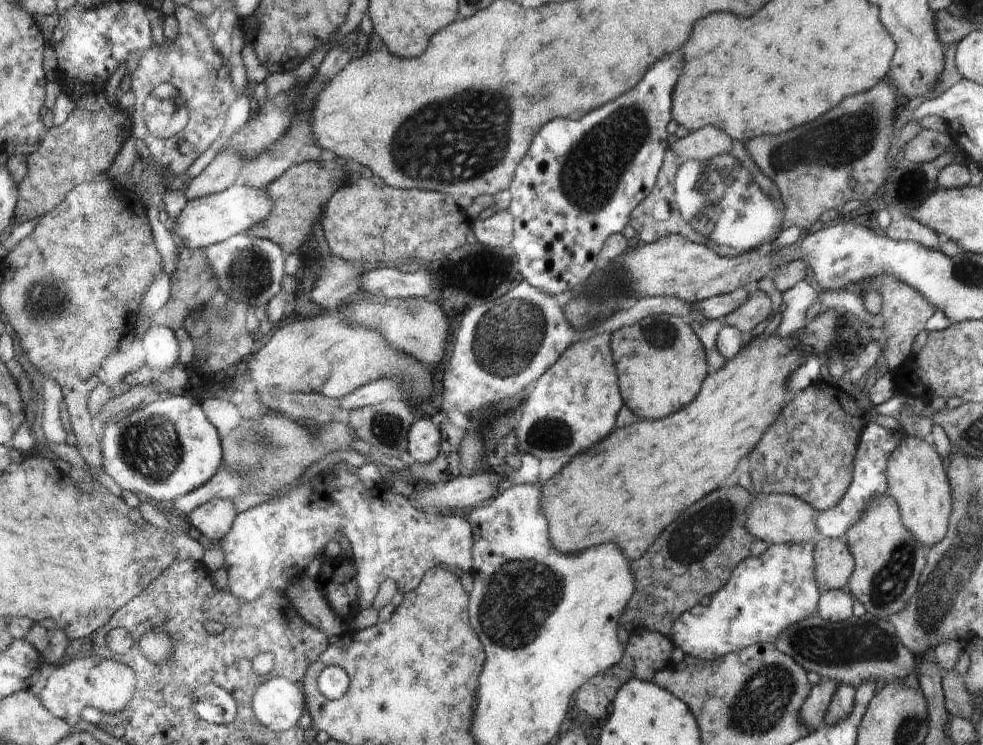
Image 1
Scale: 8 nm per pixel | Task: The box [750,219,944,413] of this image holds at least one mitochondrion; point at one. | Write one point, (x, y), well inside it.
(824, 334)

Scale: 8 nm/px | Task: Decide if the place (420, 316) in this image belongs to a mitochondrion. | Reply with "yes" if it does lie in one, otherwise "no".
no

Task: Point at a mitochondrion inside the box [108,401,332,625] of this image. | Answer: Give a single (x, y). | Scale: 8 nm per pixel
(152, 449)

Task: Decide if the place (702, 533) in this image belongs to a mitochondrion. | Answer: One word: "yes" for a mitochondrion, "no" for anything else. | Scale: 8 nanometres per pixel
yes

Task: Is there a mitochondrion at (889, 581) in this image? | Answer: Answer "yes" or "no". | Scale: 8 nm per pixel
yes

